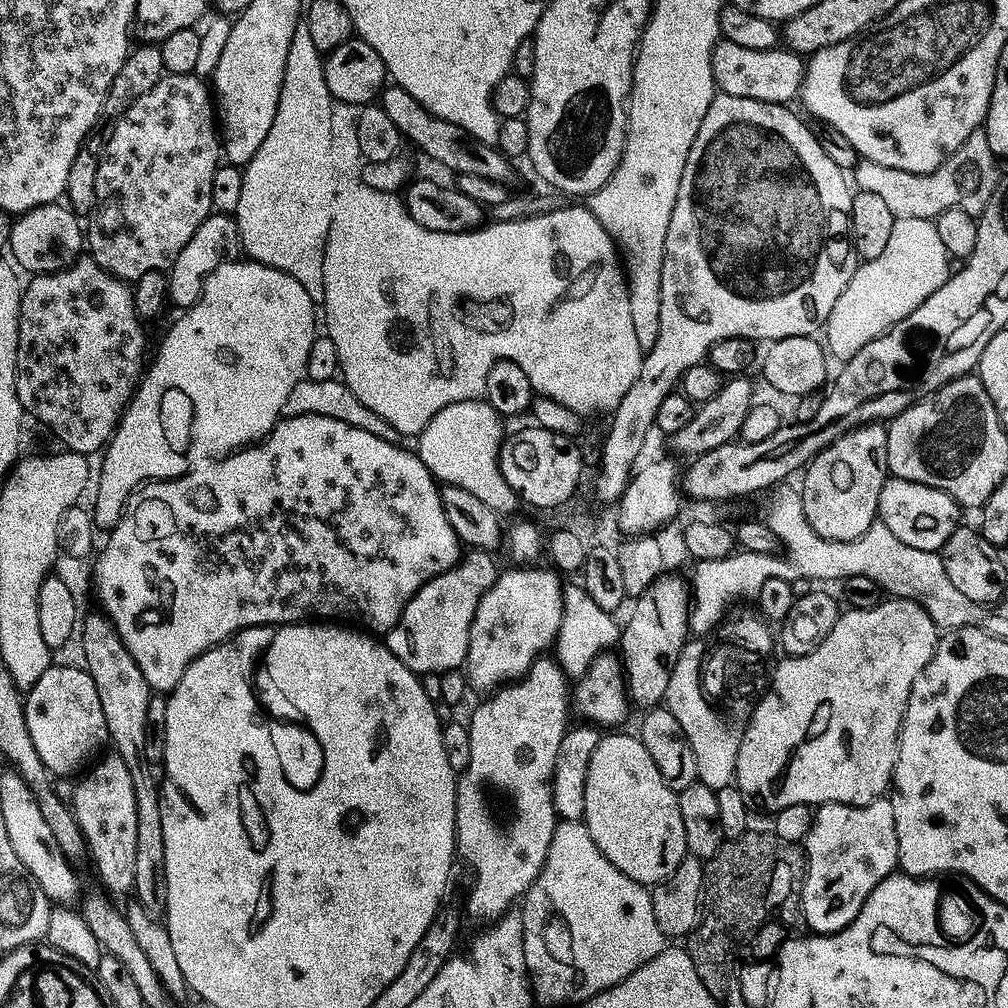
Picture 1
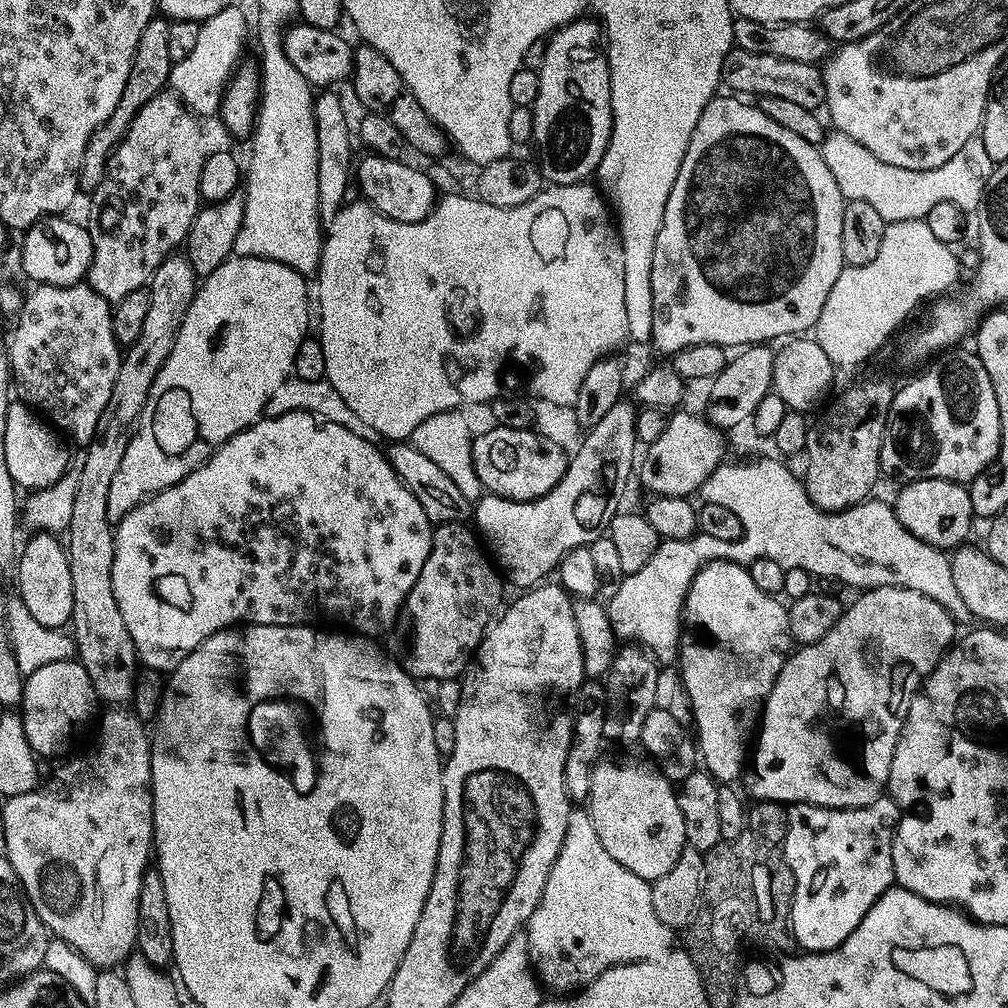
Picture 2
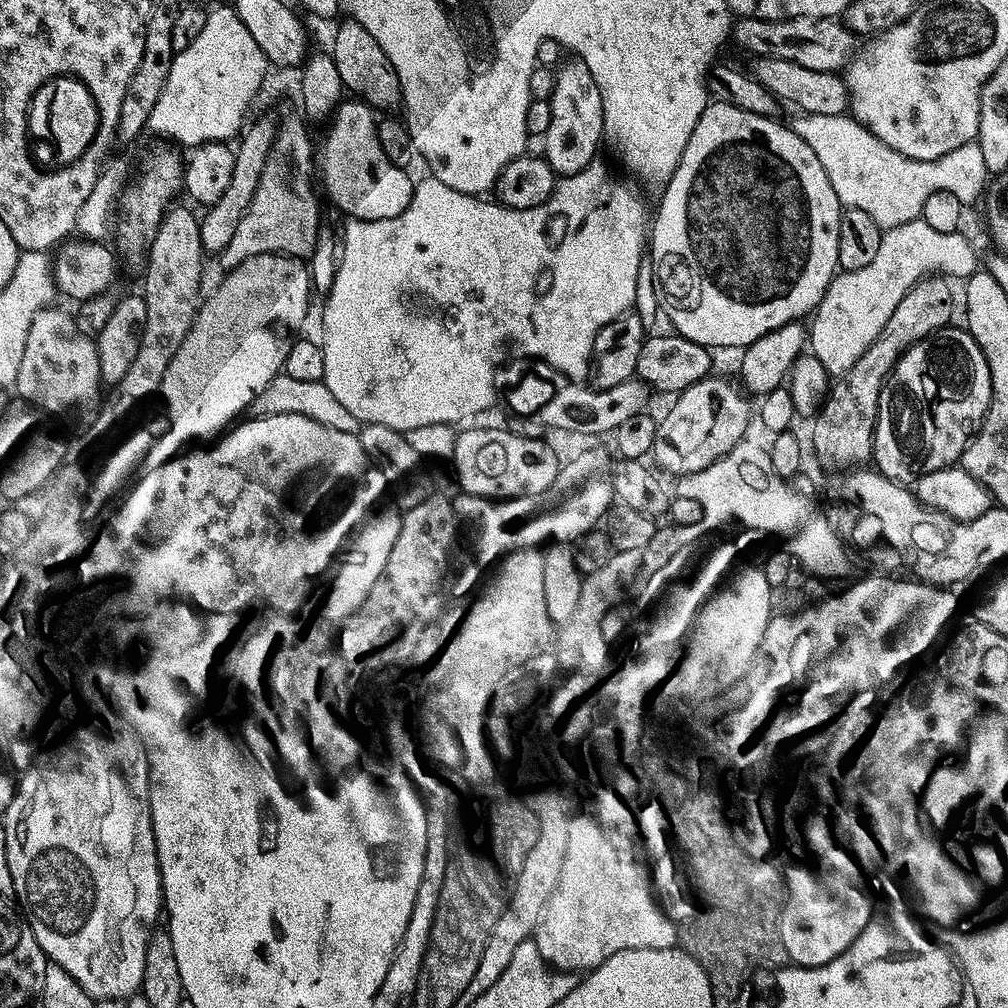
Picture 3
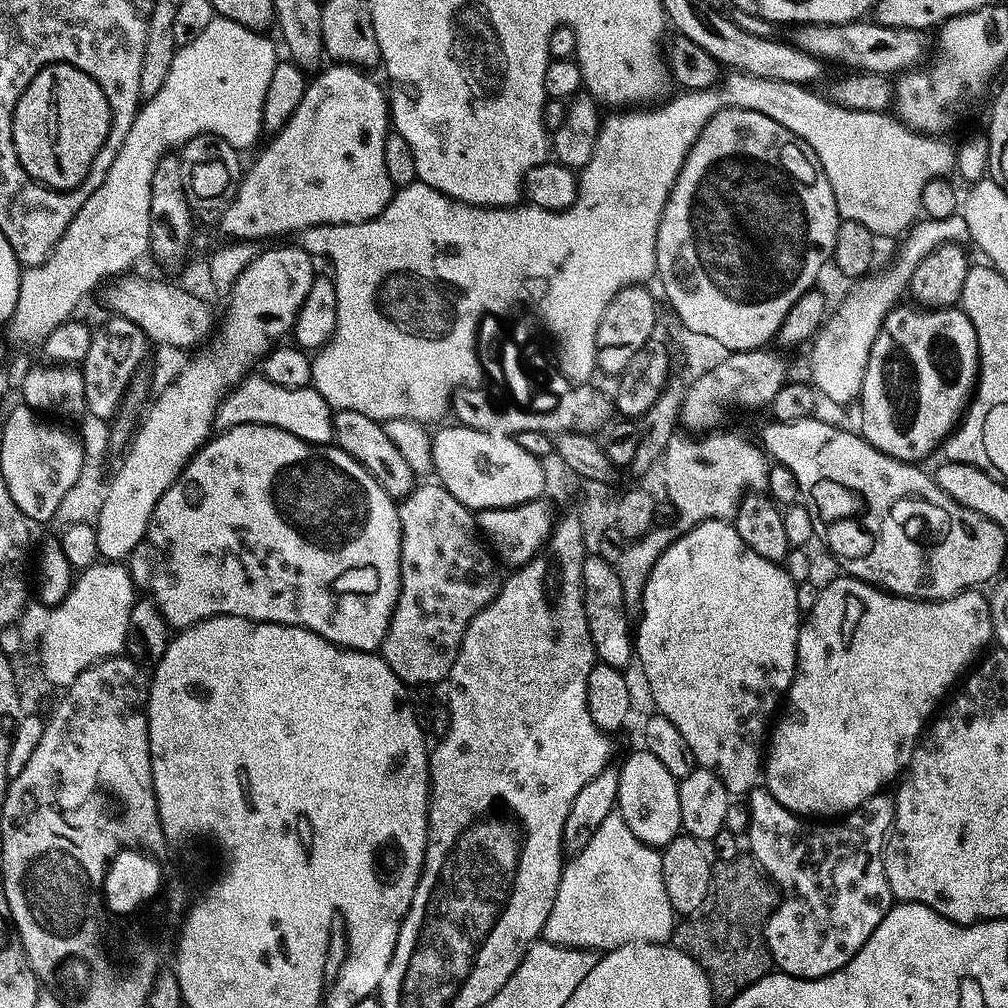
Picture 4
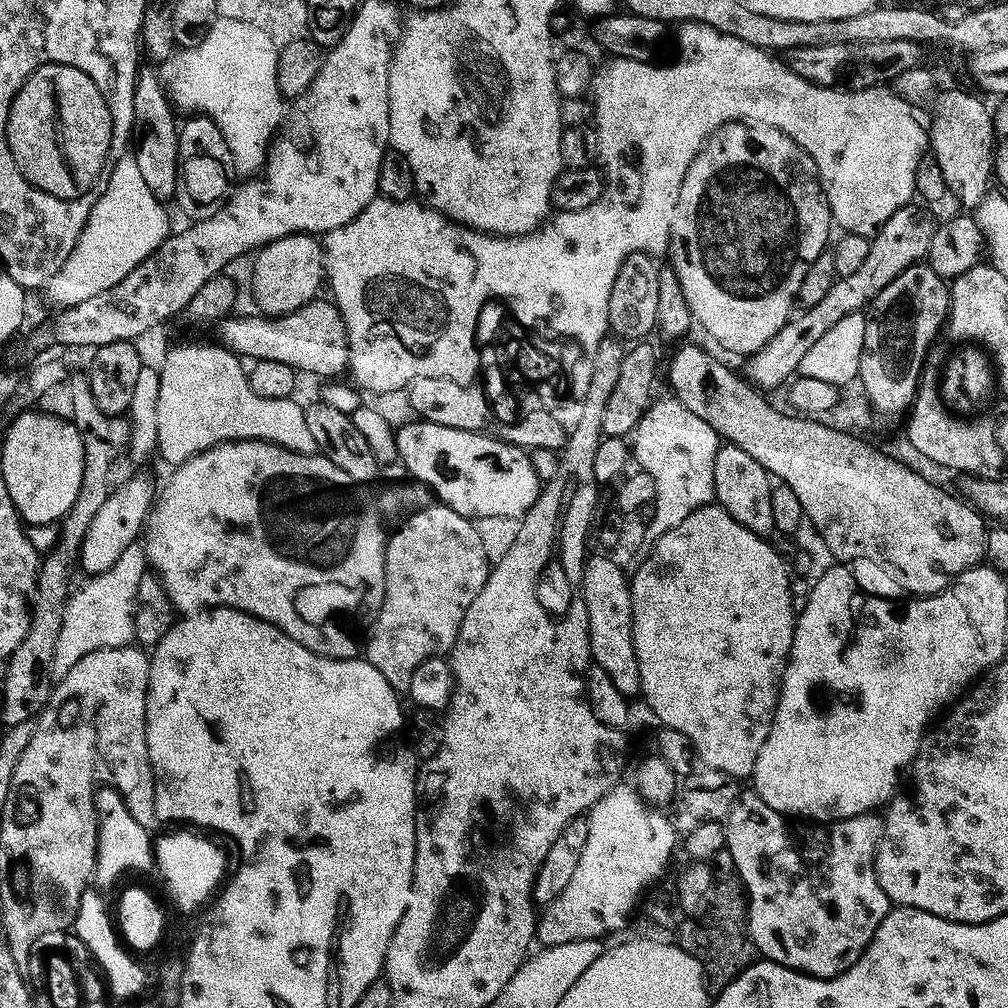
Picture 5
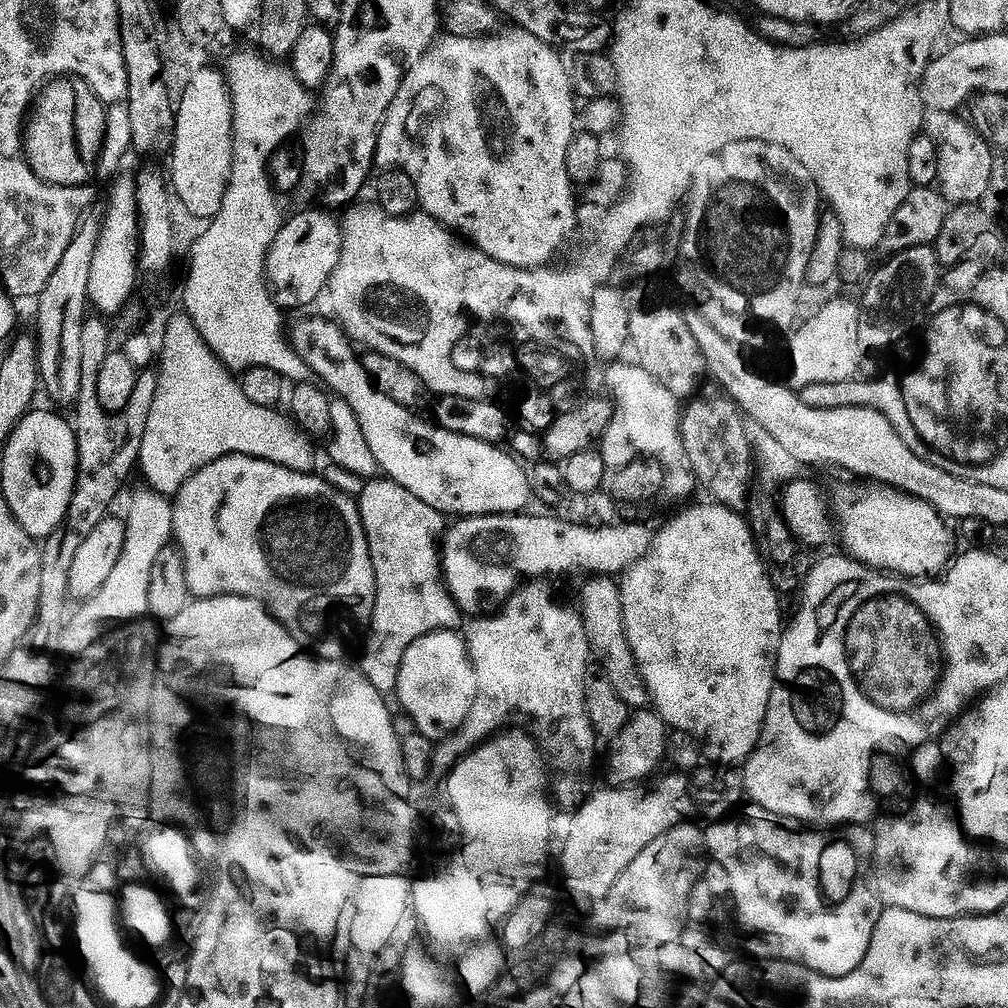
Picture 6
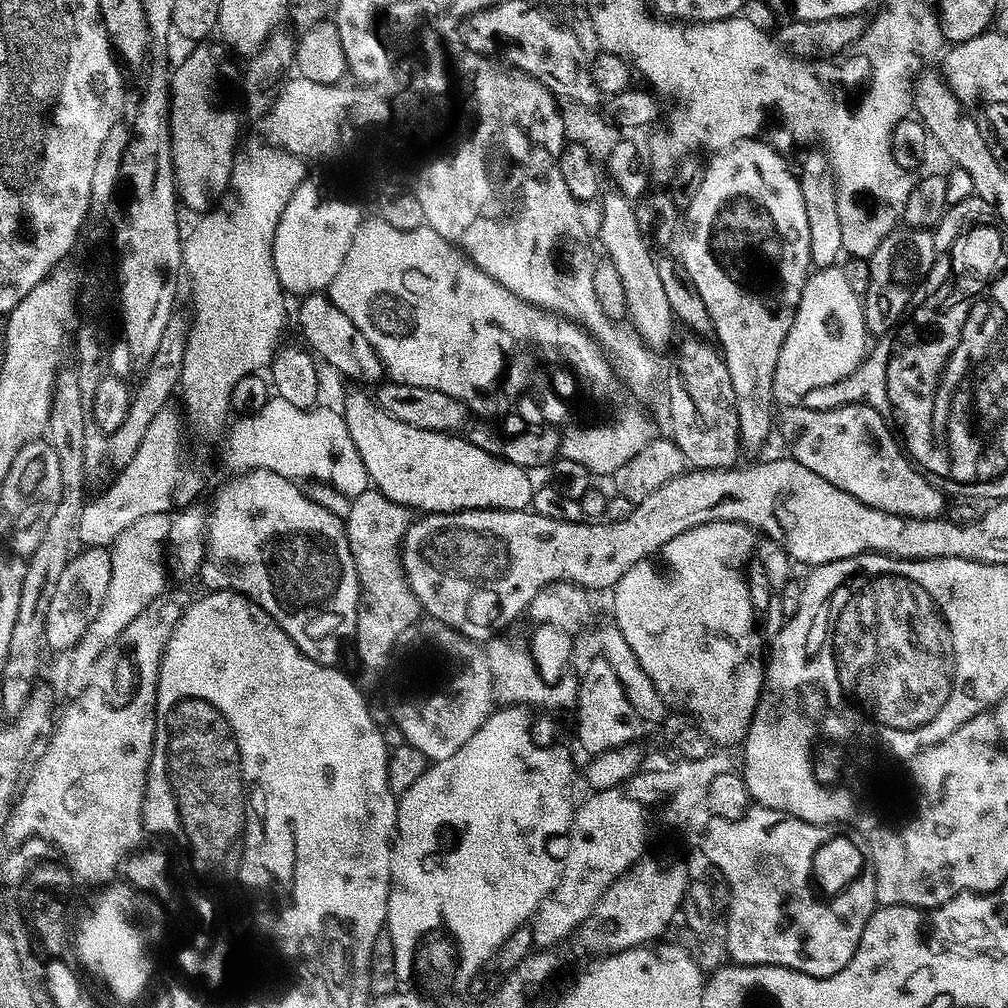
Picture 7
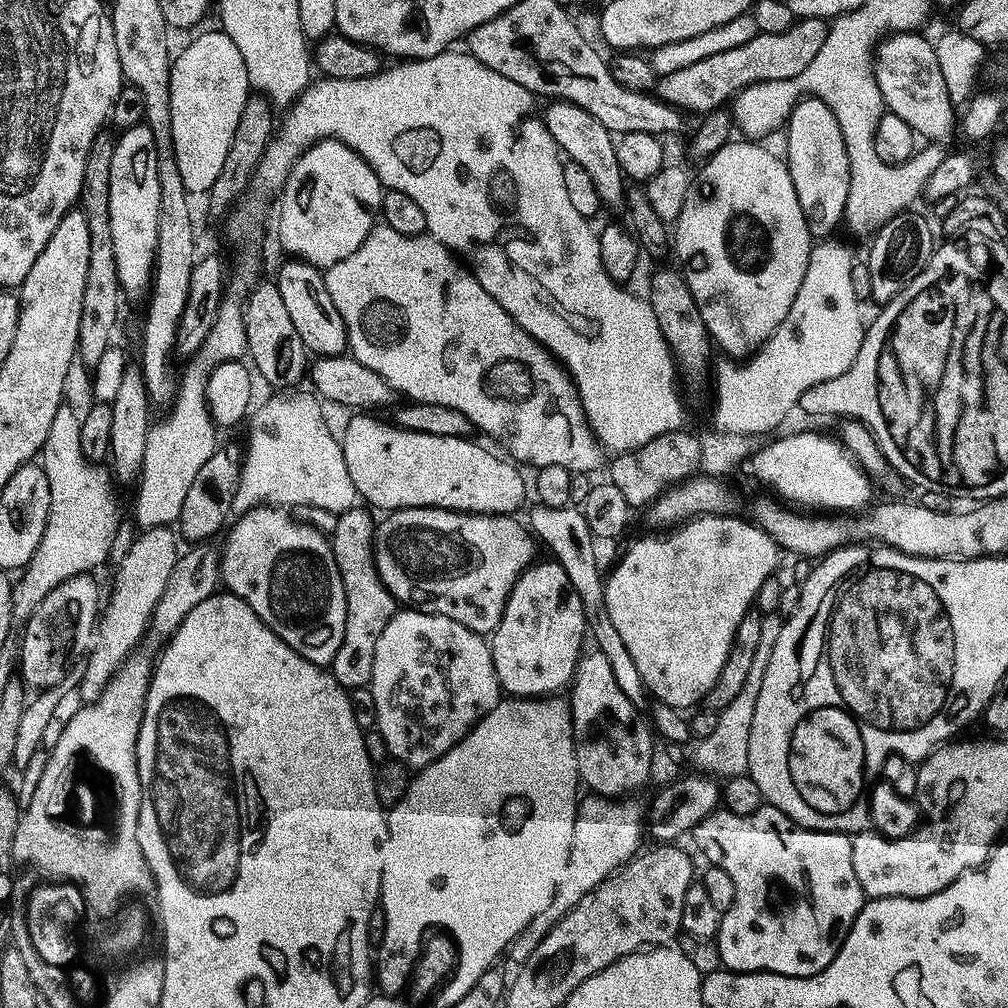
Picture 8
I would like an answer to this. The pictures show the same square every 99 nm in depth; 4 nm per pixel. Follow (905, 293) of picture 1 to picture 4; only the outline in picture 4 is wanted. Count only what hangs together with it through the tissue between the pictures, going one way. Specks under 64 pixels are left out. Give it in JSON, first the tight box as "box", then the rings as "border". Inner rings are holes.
{"box":[810,214,970,404],"border":[[[962,214],[952,216],[950,219],[929,220],[926,218],[917,221],[901,241],[903,244],[898,252],[897,260],[885,272],[869,274],[851,285],[852,293],[848,296],[848,312],[852,315],[852,328],[847,328],[844,325],[844,316],[842,313],[834,313],[833,311],[824,321],[823,328],[815,336],[814,343],[810,348],[812,349],[812,377],[810,377],[810,380],[817,393],[823,399],[825,396],[832,404],[850,404],[852,402],[854,404],[856,401],[859,401],[860,393],[864,391],[864,375],[868,369],[874,342],[884,328],[884,323],[889,312],[901,303],[900,295],[905,295],[909,291],[912,275],[918,270],[918,266],[939,247],[945,244],[963,245],[970,239],[969,226],[967,226]]]}

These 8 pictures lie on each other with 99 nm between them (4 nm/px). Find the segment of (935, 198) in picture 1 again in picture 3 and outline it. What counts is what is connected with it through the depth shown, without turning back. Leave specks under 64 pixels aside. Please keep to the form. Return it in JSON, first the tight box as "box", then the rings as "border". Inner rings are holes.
{"box":[794,115,990,229],"border":[[[801,115],[801,120],[794,124],[794,130],[818,154],[818,162],[822,162],[822,170],[830,178],[834,186],[834,194],[838,194],[841,205],[845,209],[864,210],[874,218],[880,229],[900,227],[921,219],[926,201],[933,194],[949,192],[958,198],[958,202],[972,206],[976,199],[985,195],[990,184],[990,173],[986,166],[986,157],[982,154],[979,143],[962,146],[962,150],[954,150],[954,154],[946,154],[946,158],[938,158],[934,162],[914,162],[883,144],[869,128],[863,126],[851,115],[822,117]]]}

